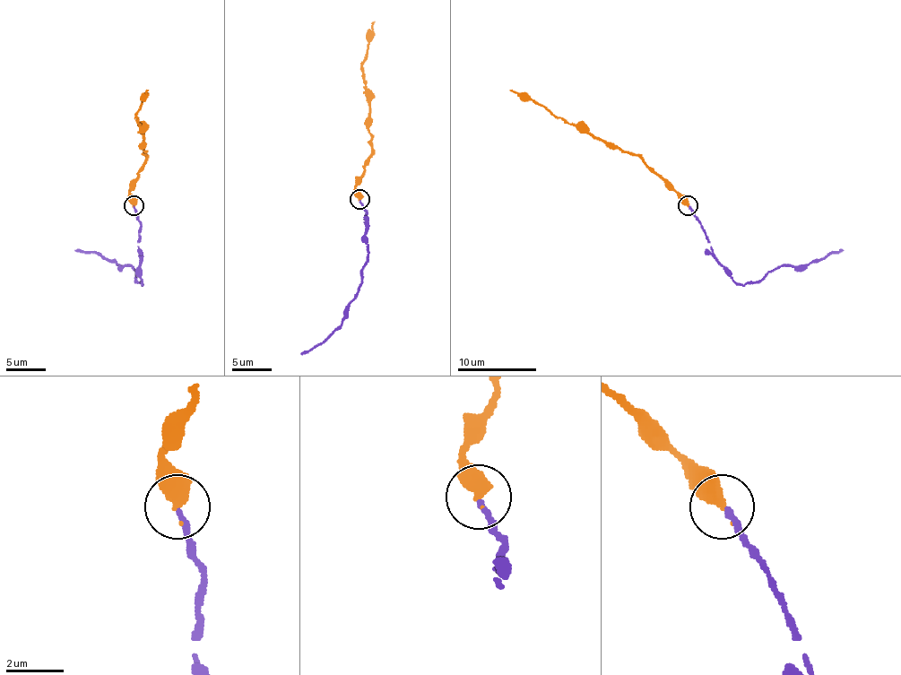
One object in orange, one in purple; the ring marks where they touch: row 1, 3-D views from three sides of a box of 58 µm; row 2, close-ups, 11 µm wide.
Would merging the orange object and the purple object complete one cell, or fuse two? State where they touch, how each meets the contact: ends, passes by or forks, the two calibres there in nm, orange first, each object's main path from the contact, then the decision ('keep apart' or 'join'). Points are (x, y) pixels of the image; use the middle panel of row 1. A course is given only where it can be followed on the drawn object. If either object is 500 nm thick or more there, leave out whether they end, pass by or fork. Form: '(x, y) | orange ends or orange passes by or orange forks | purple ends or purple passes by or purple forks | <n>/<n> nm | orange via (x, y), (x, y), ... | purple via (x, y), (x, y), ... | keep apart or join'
(359, 199) | 500/190 nm | orange via (359, 200), (355, 182), (363, 174), (370, 148), (368, 89), (363, 65), (367, 33), (375, 21) | purple via (359, 200), (367, 210), (367, 253), (357, 293), (347, 316), (321, 342), (301, 354) | join

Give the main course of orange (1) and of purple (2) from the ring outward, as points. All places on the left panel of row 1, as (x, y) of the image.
1: (133, 205), (129, 187), (137, 179), (144, 156), (142, 130), (137, 116), (141, 99), (149, 90)
2: (133, 205), (141, 220), (141, 284), (131, 266), (121, 266), (95, 253), (75, 251)

